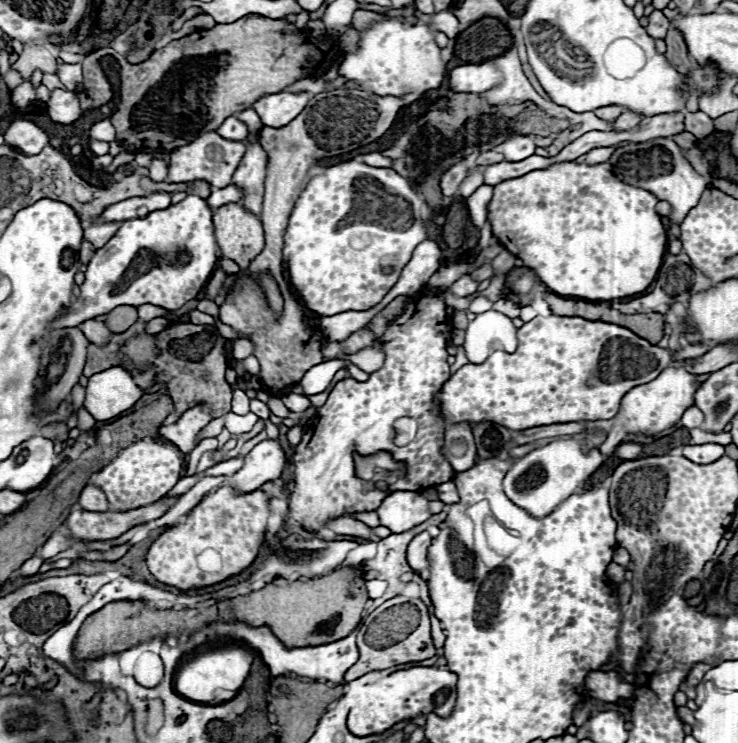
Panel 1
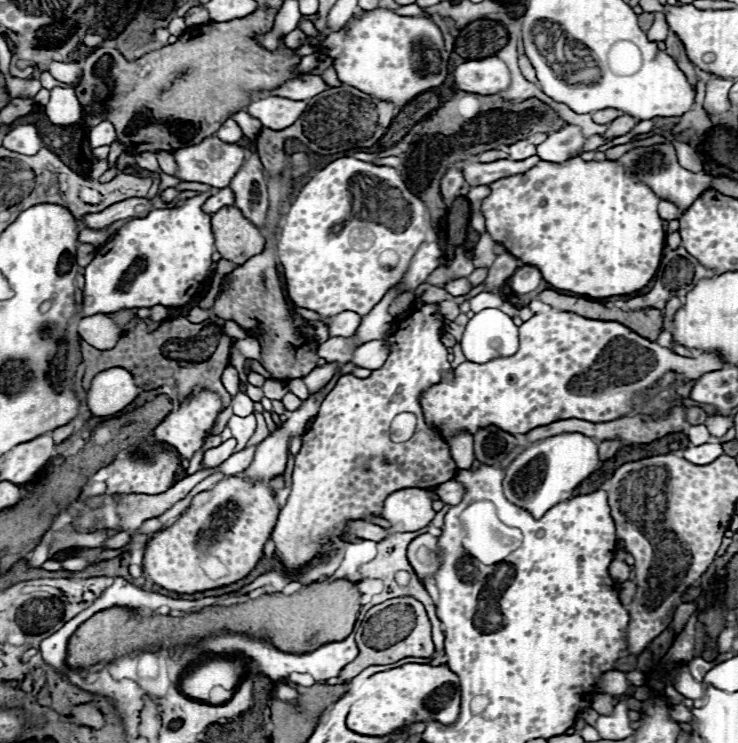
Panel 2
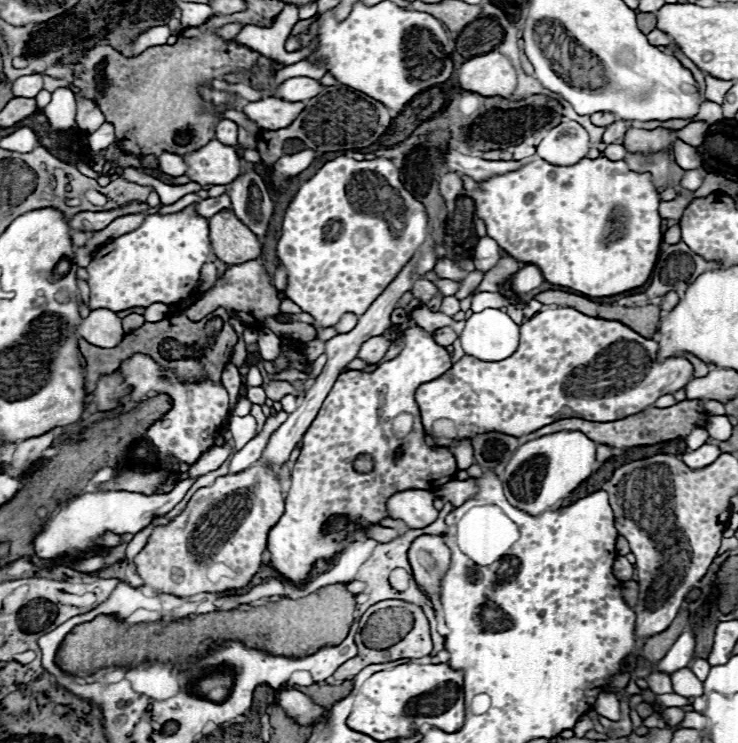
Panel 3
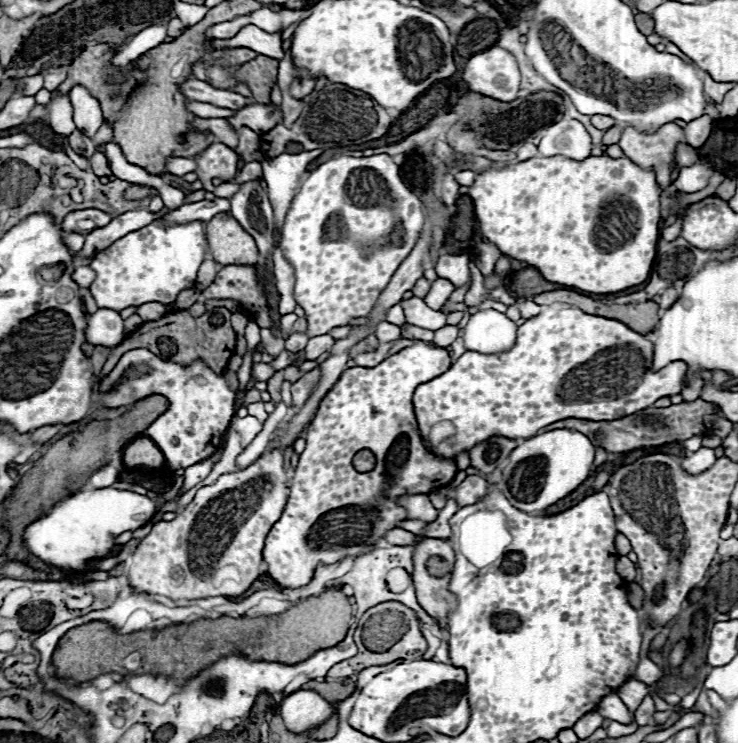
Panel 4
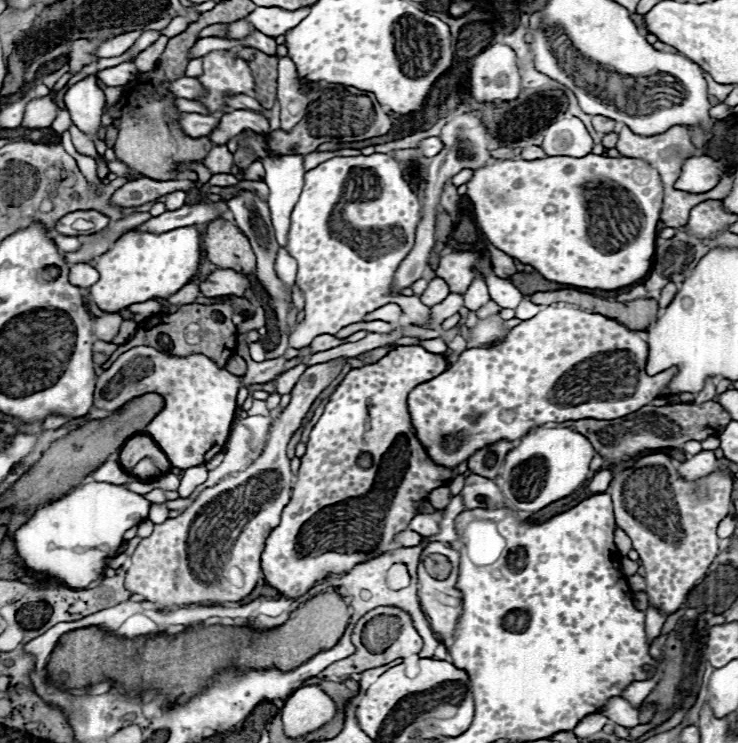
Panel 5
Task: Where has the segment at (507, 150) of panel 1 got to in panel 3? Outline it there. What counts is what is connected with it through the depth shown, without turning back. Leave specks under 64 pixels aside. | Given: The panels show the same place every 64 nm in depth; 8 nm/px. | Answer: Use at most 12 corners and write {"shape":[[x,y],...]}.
{"shape":[[518,144],[508,148],[514,160],[528,158],[536,152],[534,146]]}

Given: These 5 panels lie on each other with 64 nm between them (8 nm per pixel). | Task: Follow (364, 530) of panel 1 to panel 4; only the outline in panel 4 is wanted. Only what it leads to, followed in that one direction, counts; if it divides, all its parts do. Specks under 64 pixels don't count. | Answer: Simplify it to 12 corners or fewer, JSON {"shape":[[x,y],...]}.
{"shape":[[394,528],[386,534],[390,544],[416,544],[408,530]]}

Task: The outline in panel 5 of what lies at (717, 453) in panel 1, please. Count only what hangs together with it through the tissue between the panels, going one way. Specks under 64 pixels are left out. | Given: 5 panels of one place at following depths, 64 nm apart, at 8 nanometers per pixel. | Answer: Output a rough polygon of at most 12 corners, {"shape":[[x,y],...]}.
{"shape":[[702,450],[682,462],[684,480],[698,480],[718,468],[714,452]]}

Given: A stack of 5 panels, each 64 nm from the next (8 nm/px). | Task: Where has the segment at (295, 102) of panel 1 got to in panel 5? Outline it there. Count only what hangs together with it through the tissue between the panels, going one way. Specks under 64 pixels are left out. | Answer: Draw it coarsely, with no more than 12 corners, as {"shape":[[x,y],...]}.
{"shape":[[232,110],[210,132],[212,144],[228,144],[244,130],[268,132],[260,112]]}

